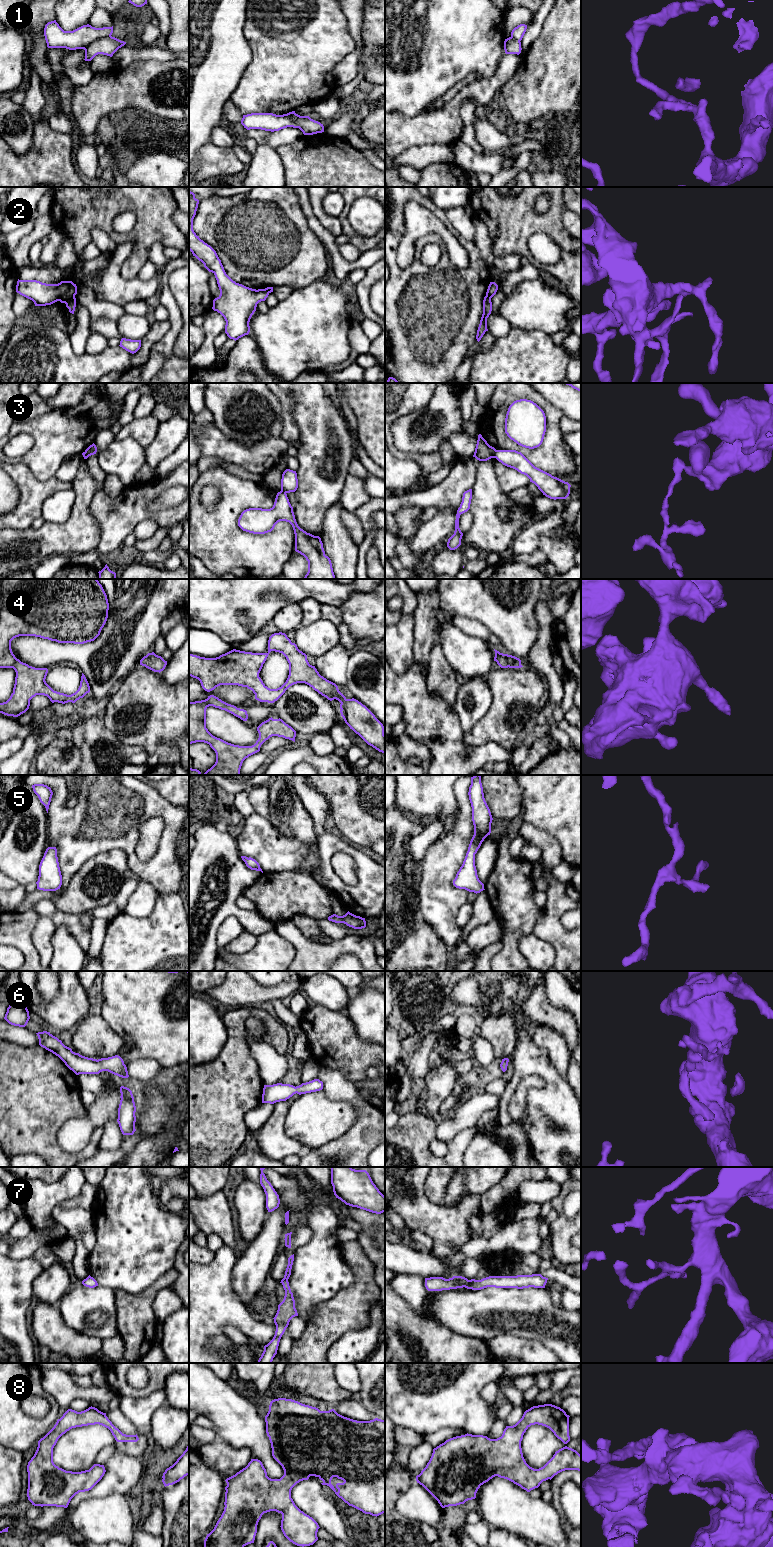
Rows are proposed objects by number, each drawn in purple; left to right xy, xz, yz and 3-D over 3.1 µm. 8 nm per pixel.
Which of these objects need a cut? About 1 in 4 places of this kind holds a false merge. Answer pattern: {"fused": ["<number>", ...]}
{"fused": ["1", "2", "3"]}

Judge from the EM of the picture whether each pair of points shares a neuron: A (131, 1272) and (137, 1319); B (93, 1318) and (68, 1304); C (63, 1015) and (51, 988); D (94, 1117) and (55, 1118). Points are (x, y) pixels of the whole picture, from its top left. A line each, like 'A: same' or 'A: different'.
A: different
B: same
C: different
D: different

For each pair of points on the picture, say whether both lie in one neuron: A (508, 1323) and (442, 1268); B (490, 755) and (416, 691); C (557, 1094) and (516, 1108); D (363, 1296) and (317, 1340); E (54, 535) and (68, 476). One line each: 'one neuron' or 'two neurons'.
A: two neurons
B: one neuron
C: two neurons
D: one neuron
E: two neurons

